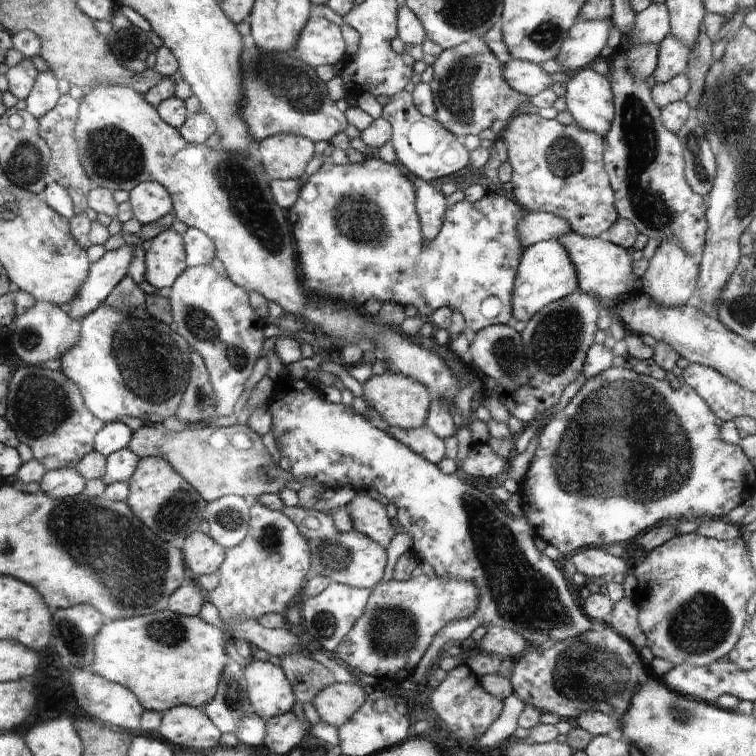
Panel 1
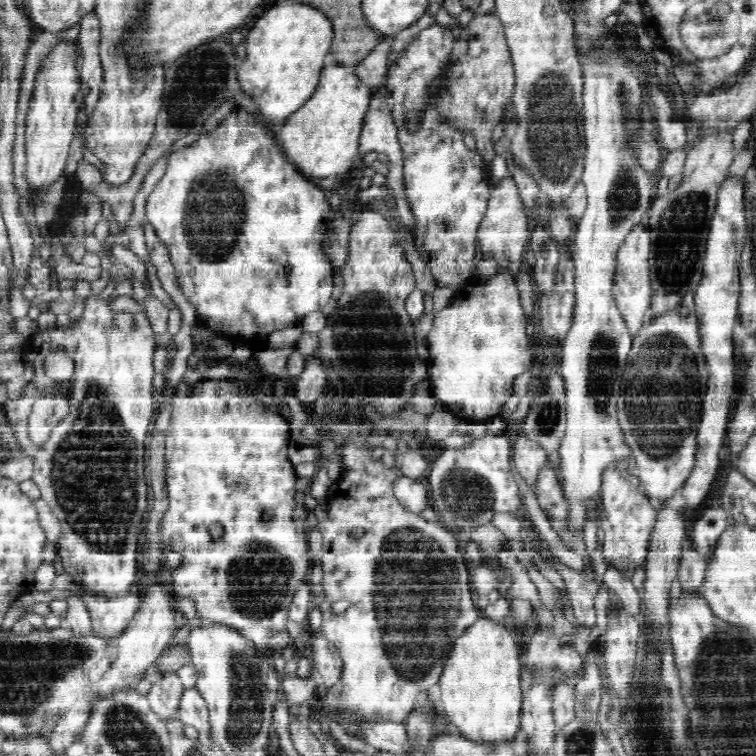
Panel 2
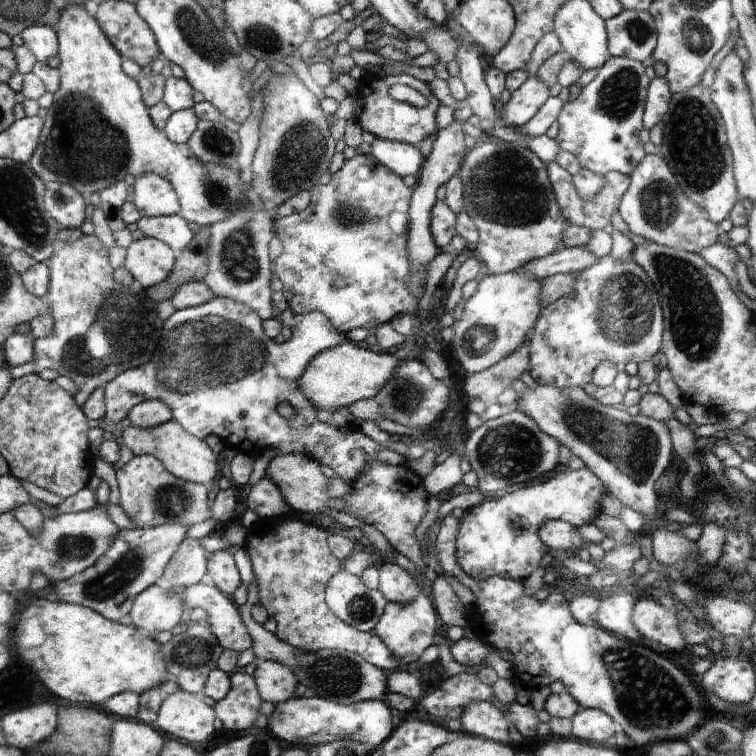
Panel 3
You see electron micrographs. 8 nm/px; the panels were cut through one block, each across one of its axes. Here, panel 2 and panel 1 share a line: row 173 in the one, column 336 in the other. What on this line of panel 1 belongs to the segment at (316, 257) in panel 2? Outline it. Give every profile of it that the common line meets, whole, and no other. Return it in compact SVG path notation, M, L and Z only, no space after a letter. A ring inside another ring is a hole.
M366 156L362 164L346 162L346 164L328 163L322 166L308 177L306 184L301 187L298 200L294 202L294 206L290 208L288 214L291 214L292 226L294 226L296 236L296 246L300 242L300 258L302 261L302 270L304 270L304 282L306 286L312 286L310 290L316 290L324 296L336 298L340 302L344 302L348 306L358 306L364 304L370 299L380 302L394 302L400 306L414 305L418 309L418 315L428 320L439 308L448 307L457 310L462 314L468 328L472 328L474 332L482 330L485 325L508 325L512 319L512 294L515 290L515 281L518 277L520 262L526 249L520 240L520 235L516 230L523 222L524 216L529 212L520 206L511 195L488 191L478 202L468 202L466 199L454 205L450 205L445 214L444 222L438 231L436 238L430 244L420 244L420 238L414 242L414 186L408 178L402 176L400 168L394 163L387 163L378 158L378 156Z

